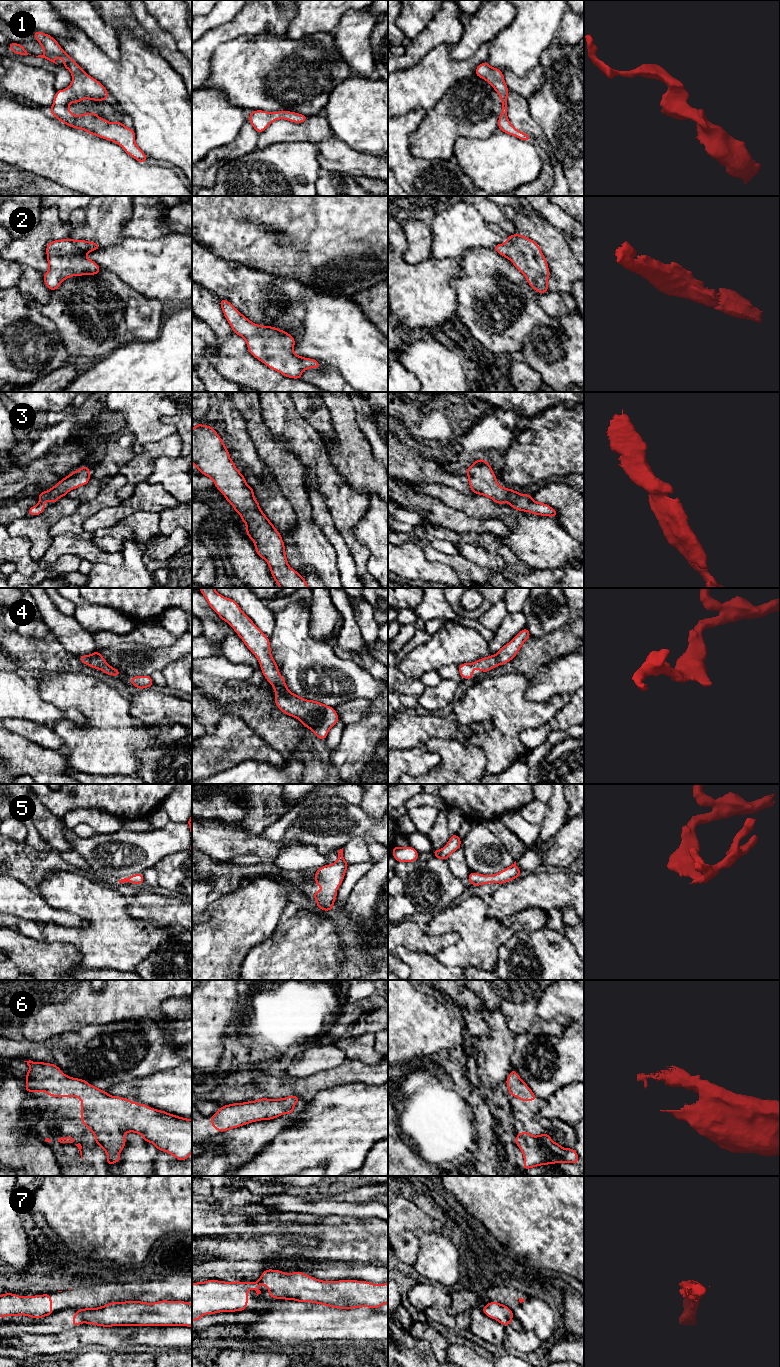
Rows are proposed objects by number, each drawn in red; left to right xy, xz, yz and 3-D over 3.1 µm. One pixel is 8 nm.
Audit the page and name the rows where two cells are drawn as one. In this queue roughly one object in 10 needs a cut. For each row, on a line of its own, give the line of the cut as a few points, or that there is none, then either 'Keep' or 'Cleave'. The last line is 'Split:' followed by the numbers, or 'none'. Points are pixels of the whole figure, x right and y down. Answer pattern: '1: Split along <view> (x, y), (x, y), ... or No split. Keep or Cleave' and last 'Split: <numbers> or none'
1: No split. Keep
2: No split. Keep
3: No split. Keep
4: No split. Keep
5: No split. Keep
6: No split. Keep
7: Split along xz (255, 1282), (258, 1284). Cleave
Split: 7

